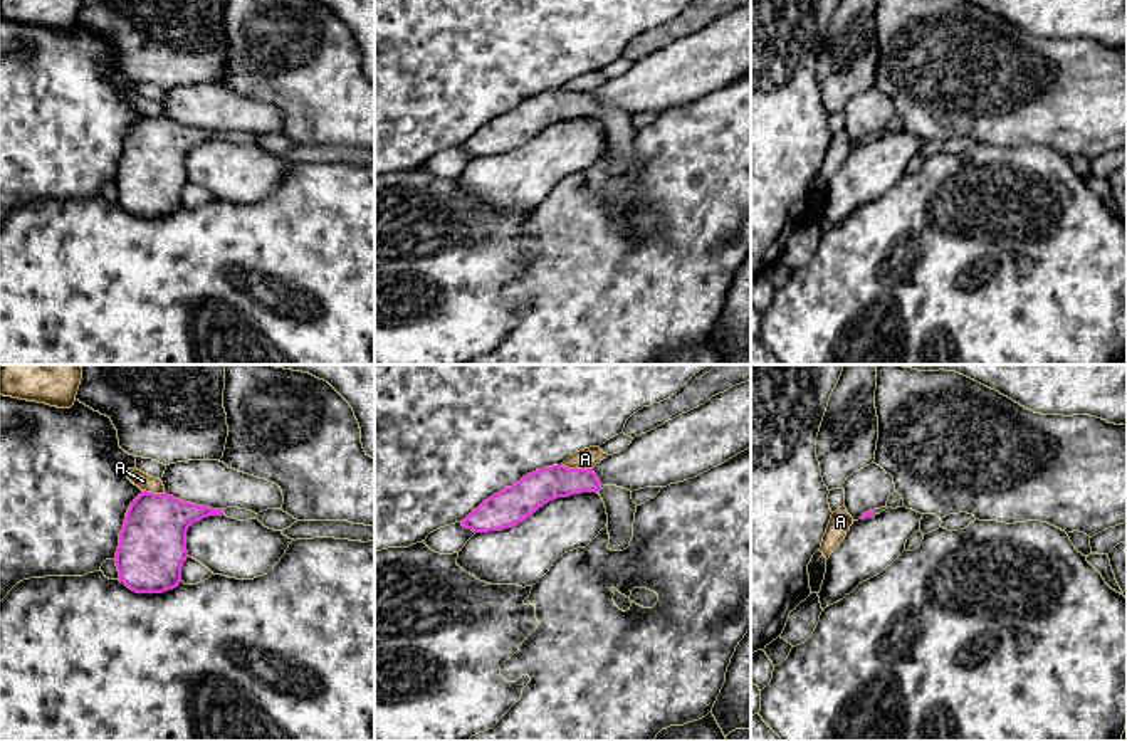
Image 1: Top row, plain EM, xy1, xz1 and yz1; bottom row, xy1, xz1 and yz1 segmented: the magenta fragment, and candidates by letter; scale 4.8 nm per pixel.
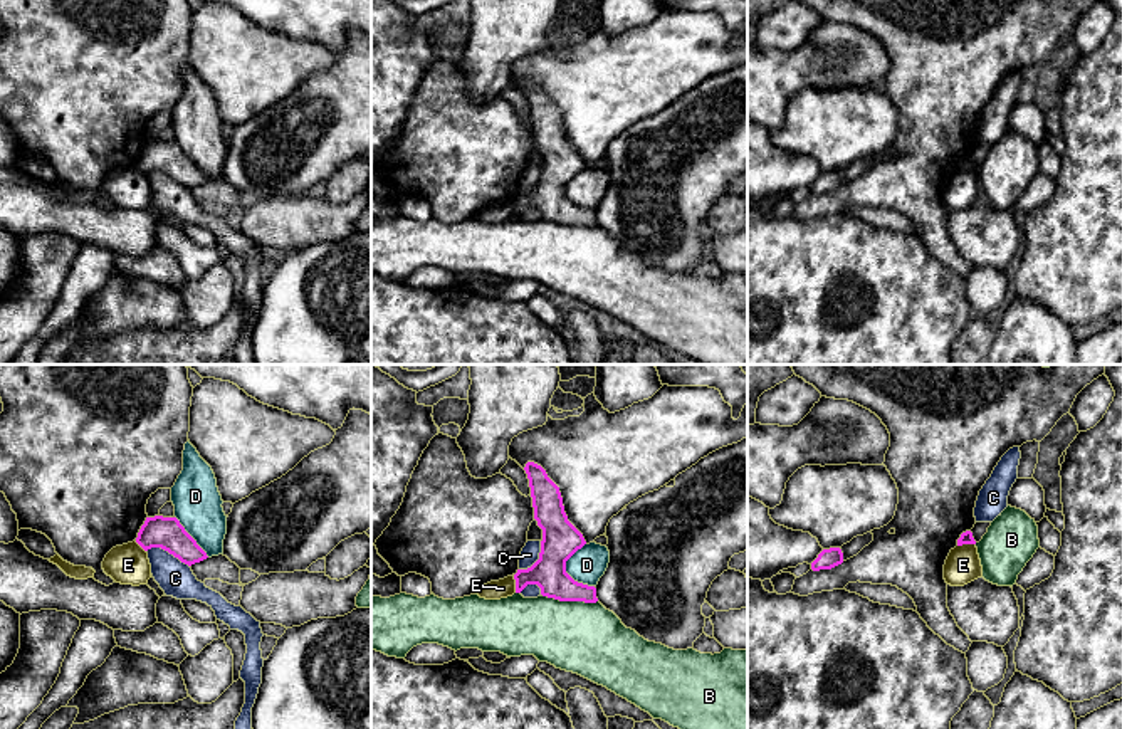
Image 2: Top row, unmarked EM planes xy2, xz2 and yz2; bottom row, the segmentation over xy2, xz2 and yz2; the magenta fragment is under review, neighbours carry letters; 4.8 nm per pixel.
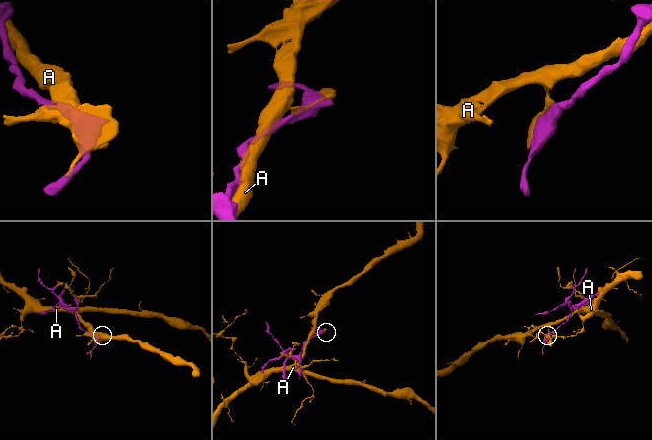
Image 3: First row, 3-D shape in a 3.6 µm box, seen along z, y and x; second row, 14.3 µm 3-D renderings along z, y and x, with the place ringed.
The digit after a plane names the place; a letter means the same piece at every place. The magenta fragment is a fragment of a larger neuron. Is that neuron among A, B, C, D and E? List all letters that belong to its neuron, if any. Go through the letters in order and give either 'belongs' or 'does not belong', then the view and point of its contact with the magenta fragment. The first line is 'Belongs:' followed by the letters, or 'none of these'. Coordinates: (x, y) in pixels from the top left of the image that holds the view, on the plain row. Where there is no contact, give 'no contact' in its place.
Belongs: none of these
A: does not belong; meets magenta in xz1 at (576, 93)
B: does not belong; meets magenta in xz2 at (570, 224)
C: does not belong; meets magenta in xy2 at (168, 175)
D: does not belong; meets magenta in xz2 at (565, 195)
E: does not belong; meets magenta in xz2 at (516, 207)

